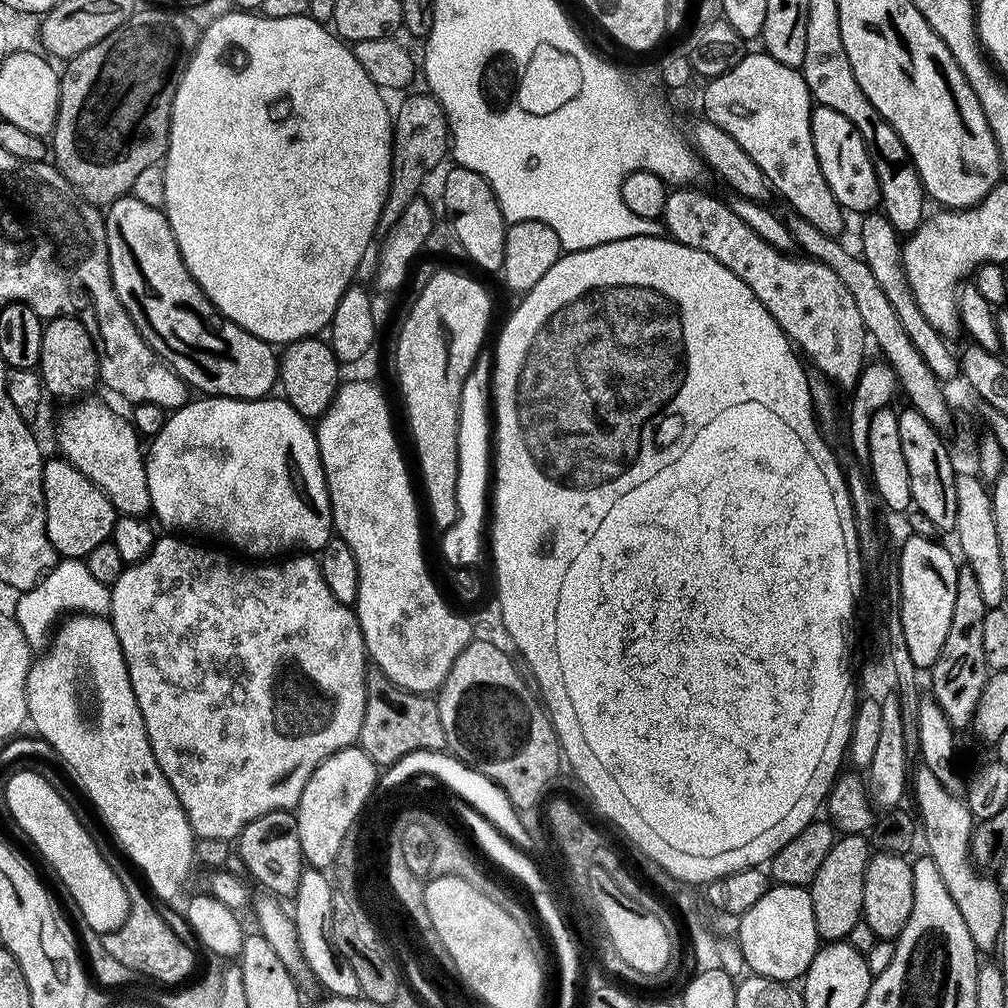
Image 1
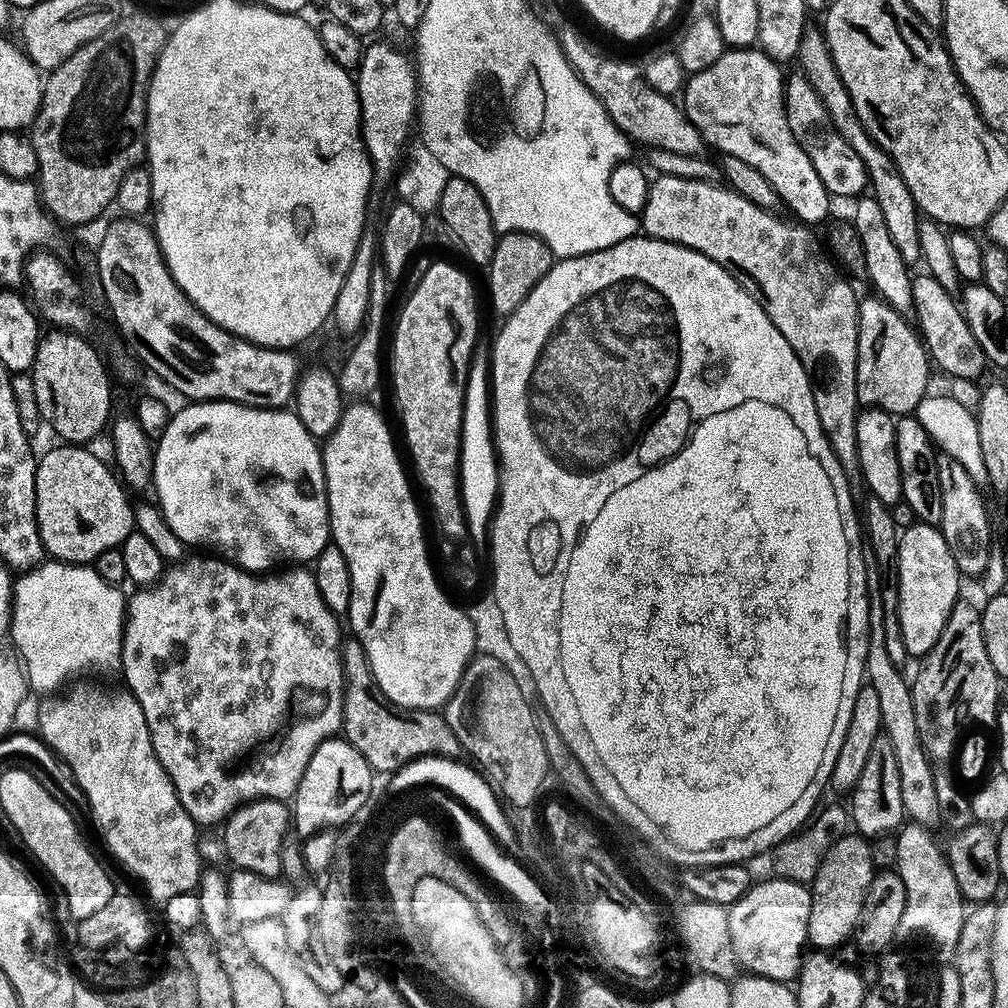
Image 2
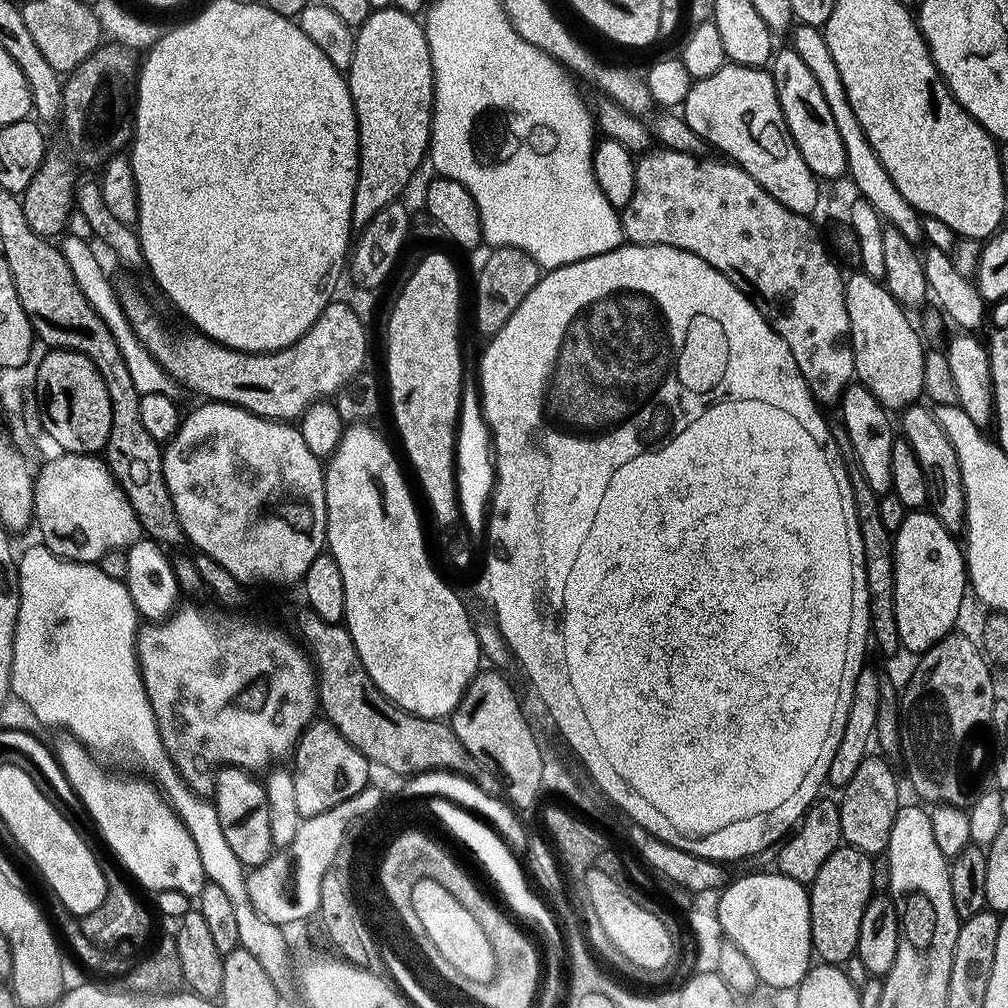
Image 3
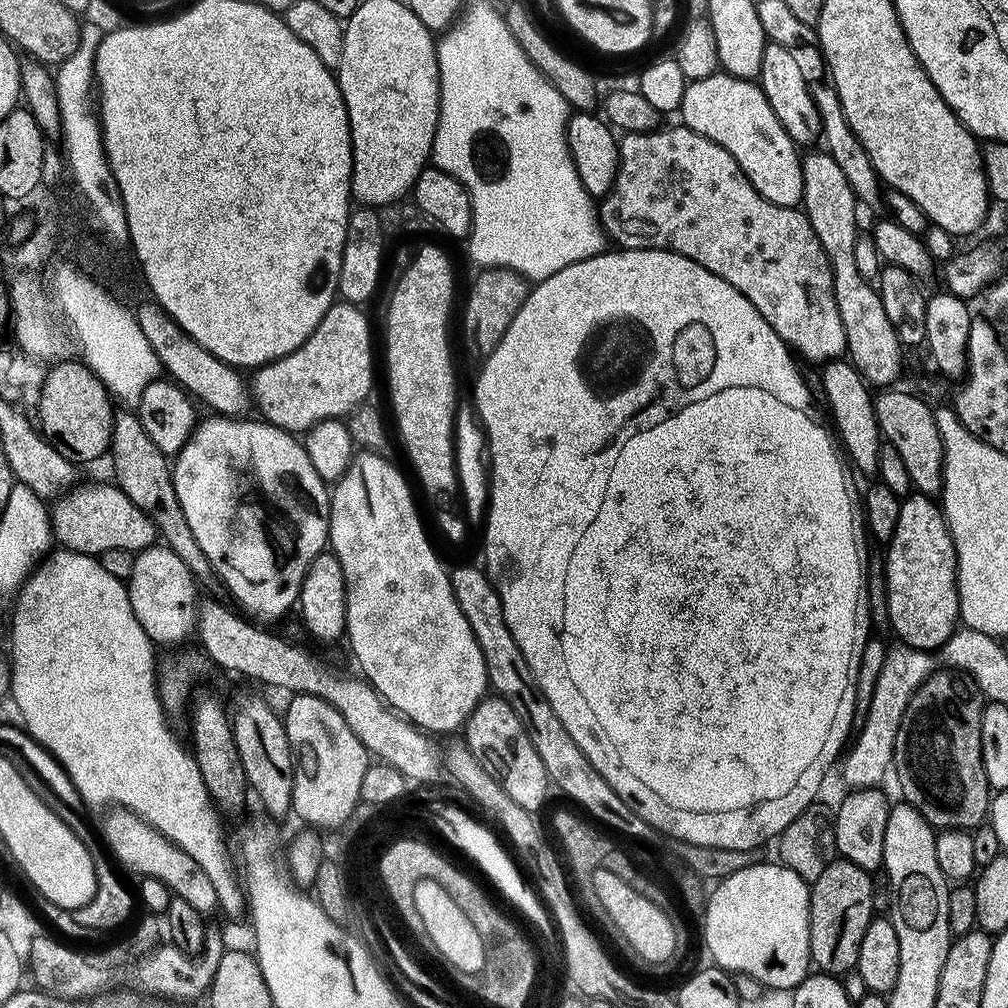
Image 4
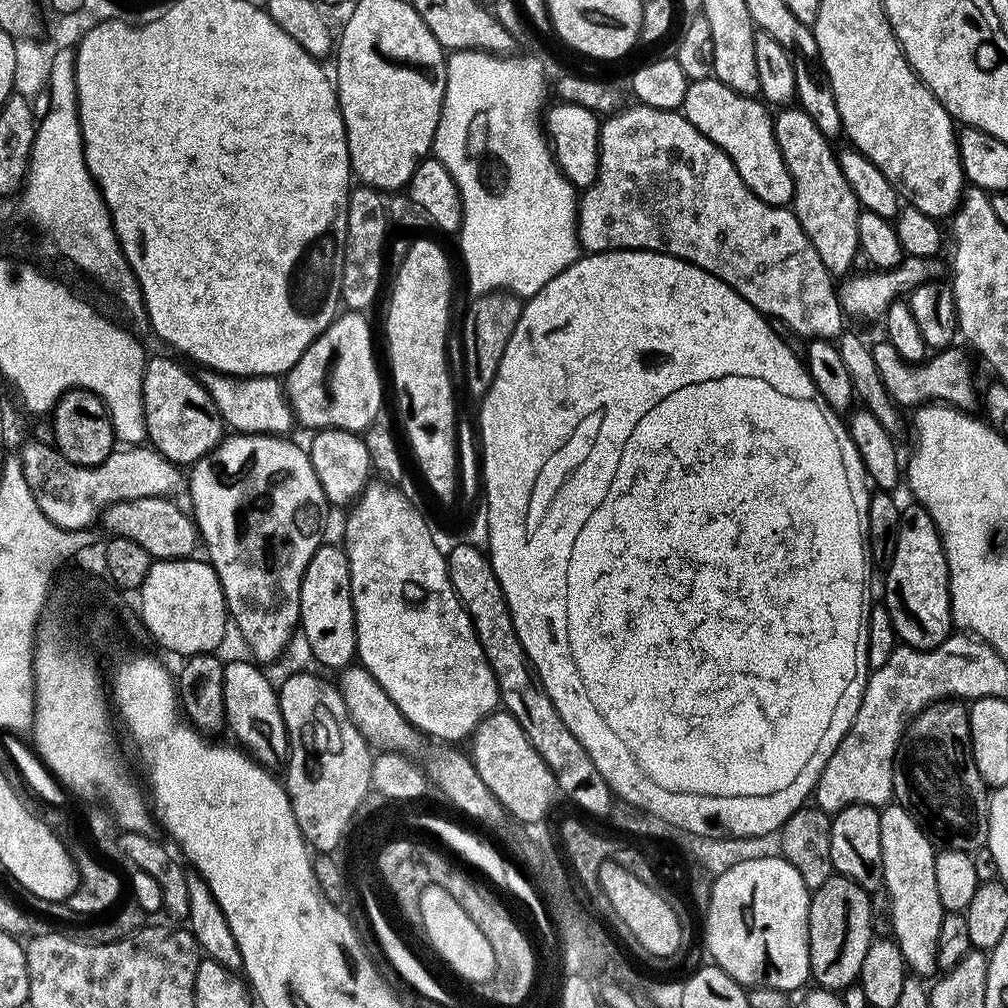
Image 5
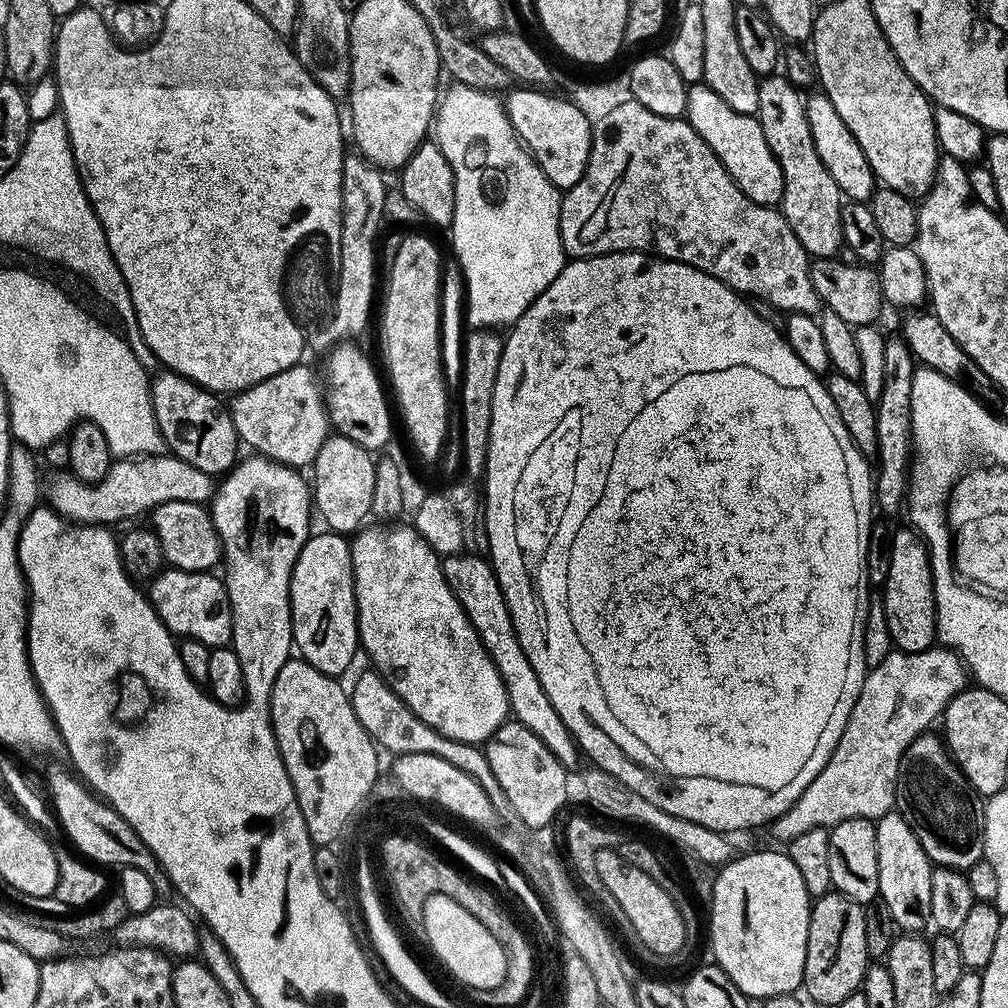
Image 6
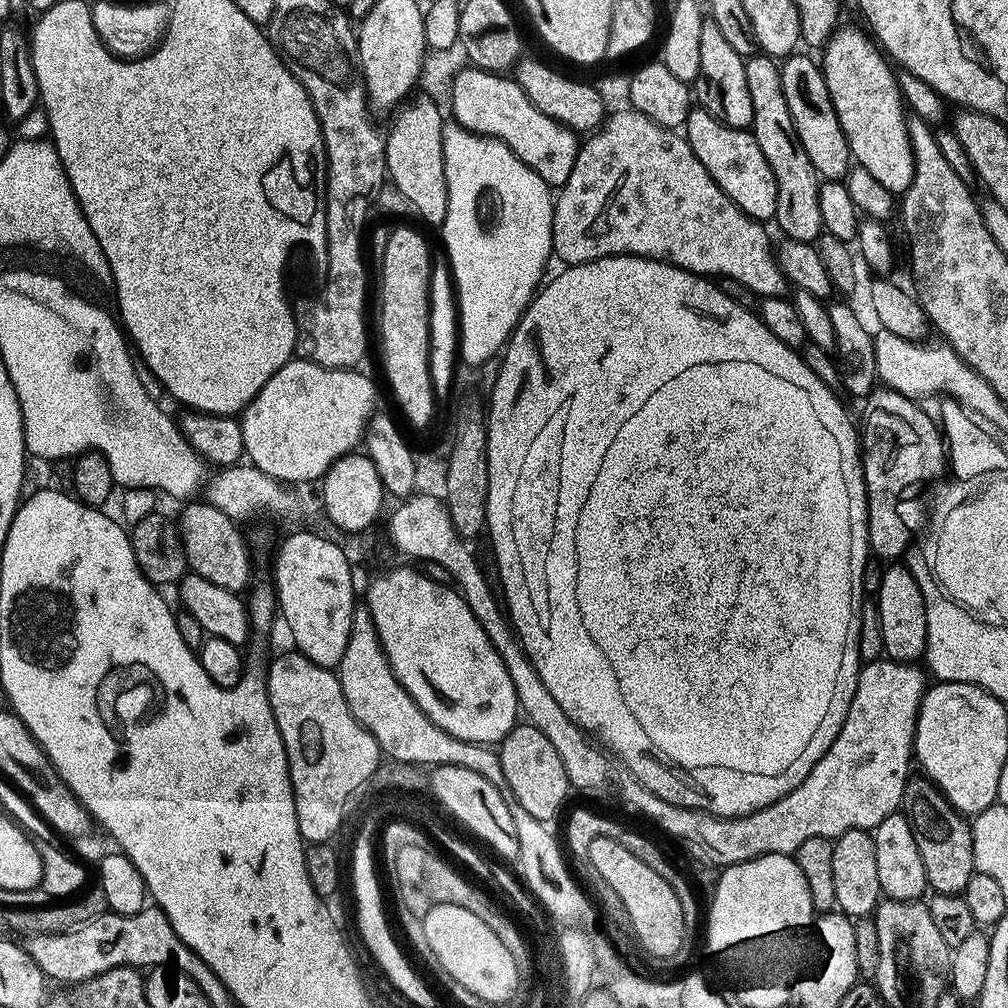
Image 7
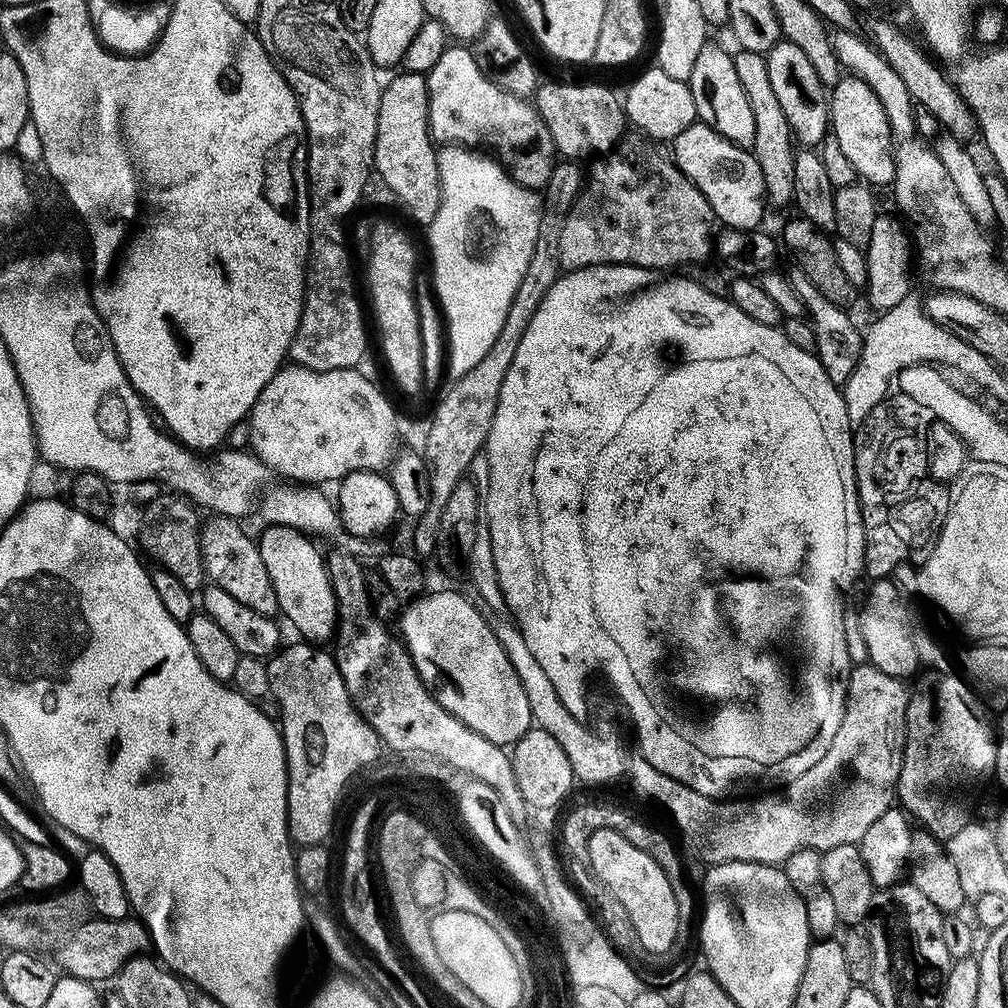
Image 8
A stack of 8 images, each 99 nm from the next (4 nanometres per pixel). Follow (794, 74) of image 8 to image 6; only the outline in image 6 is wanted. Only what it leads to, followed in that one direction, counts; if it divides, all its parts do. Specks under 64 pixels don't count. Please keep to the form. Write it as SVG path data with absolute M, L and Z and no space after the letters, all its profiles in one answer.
M820 90L817 96L808 96L804 101L806 122L810 126L810 138L814 140L814 150L818 150L818 158L822 158L822 166L830 172L830 178L838 186L841 197L852 202L868 202L878 188L878 181L872 168L866 162L866 154L862 154L862 146L858 146L858 138L850 134L846 122L842 122L838 110L834 110L834 102L830 102L827 94Z

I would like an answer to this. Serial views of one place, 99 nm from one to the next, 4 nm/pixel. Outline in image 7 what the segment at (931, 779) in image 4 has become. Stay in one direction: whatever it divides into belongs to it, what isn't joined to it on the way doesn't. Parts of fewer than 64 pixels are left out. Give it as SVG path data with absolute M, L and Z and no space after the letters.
M920 774L909 775L904 787L902 815L910 822L910 830L914 834L914 846L918 846L918 854L922 858L922 866L926 870L928 888L941 896L958 896L963 893L966 882L970 882L972 873L976 871L974 862L974 838L972 825L965 813L959 812L940 791L937 784Z

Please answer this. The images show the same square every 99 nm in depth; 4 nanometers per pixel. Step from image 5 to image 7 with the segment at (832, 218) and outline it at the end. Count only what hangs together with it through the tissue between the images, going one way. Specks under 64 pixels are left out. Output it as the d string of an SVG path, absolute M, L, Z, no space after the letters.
M753 54L745 59L744 69L746 87L750 89L750 106L754 106L750 131L766 162L770 162L770 170L774 170L774 182L778 186L774 224L790 239L808 244L819 241L824 232L822 206L818 206L821 181L810 158L806 158L806 150L802 150L802 142L798 142L798 134L790 118L790 106L786 106L786 94L782 94L780 64L773 57Z

